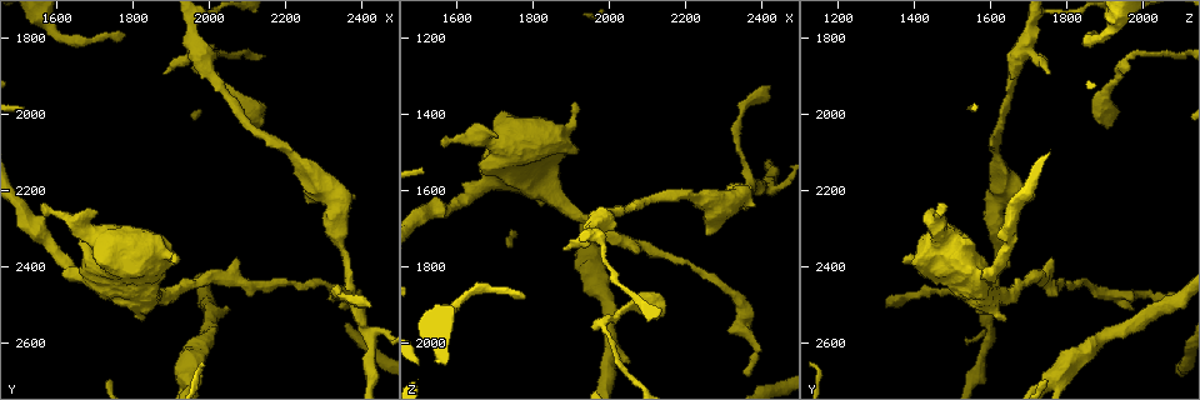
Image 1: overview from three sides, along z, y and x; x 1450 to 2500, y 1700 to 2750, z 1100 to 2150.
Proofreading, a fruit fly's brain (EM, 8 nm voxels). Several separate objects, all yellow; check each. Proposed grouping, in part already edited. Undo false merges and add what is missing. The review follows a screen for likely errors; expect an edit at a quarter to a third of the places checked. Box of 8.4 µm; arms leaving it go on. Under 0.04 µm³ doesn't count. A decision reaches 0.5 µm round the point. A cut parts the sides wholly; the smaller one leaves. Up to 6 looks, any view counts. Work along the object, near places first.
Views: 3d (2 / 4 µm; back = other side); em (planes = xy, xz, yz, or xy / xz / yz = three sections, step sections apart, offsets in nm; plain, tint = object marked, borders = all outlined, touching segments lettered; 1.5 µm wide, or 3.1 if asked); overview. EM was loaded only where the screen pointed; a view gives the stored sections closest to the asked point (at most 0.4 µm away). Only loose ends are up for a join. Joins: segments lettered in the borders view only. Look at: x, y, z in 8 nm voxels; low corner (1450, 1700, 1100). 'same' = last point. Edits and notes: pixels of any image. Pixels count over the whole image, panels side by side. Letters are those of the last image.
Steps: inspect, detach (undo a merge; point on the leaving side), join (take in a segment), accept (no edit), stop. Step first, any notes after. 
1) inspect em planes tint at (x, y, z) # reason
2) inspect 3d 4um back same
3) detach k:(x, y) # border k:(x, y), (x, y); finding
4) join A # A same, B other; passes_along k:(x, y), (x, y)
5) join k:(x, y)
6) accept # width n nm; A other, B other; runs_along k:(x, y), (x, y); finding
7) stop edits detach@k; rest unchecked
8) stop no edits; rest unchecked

inspect em 3.1um planes plain at (1570, 2235, 1470) # branch stops here

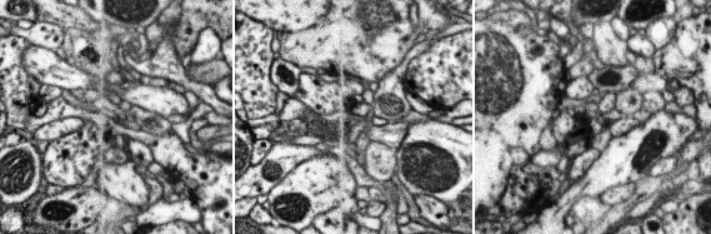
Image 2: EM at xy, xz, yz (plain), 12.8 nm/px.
inspect em 3.1um planes borders same

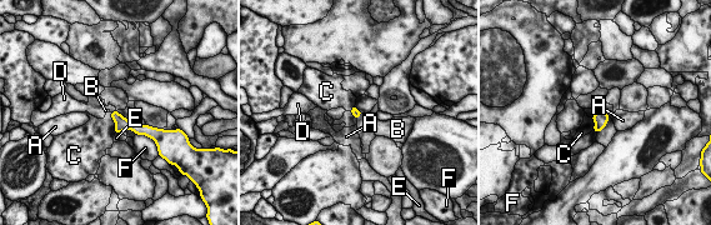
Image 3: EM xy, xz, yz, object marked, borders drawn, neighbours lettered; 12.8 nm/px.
join D # longest_contact E 260 nm; A other, B other, C other, D same, E other, F other; passes_along 3:(121, 124), (114, 111), (96, 106); the neuron continues

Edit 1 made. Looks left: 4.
inspect overview # redraw

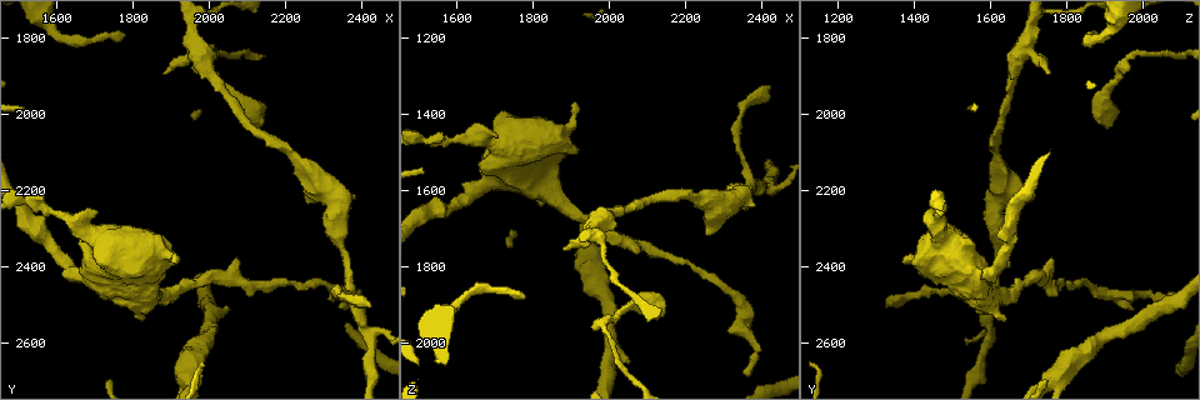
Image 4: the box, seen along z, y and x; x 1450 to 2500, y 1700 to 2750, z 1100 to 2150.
inspect 3d 4um at (1880, 1895, 1755) # an open end

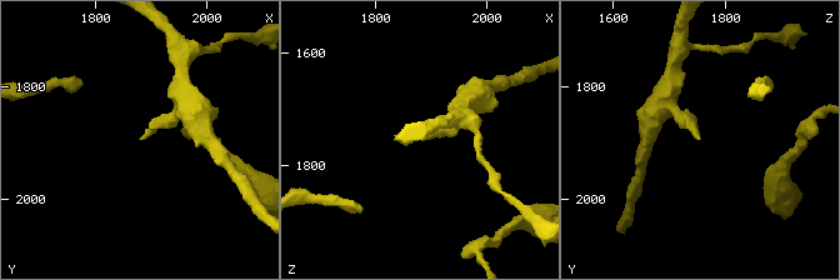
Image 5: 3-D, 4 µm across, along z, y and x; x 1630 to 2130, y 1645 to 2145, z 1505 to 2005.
inspect em xz step 4 borders at (1880, 1895, 1755)

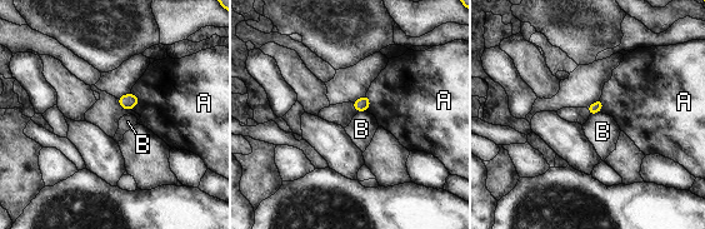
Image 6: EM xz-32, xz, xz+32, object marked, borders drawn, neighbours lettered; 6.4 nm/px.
accept # A other, B other; border 6:(131, 91), (139, 101), (130, 109); no lettered segment goes on from it

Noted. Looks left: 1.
inspect em xy step 8 borders at (2140, 2000, 1910) # branch stops here

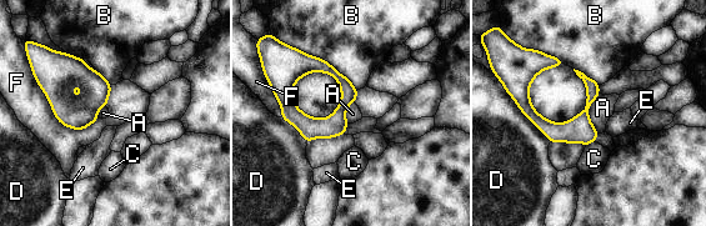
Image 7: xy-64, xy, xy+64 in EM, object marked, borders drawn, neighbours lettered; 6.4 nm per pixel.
accept # A other, B other, C other, D other, E other, F other; runs_along 7:(522, 98), (549, 129), (592, 137); no lettered segment goes on from it

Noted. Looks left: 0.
stop edits join@3; rest unchecked

